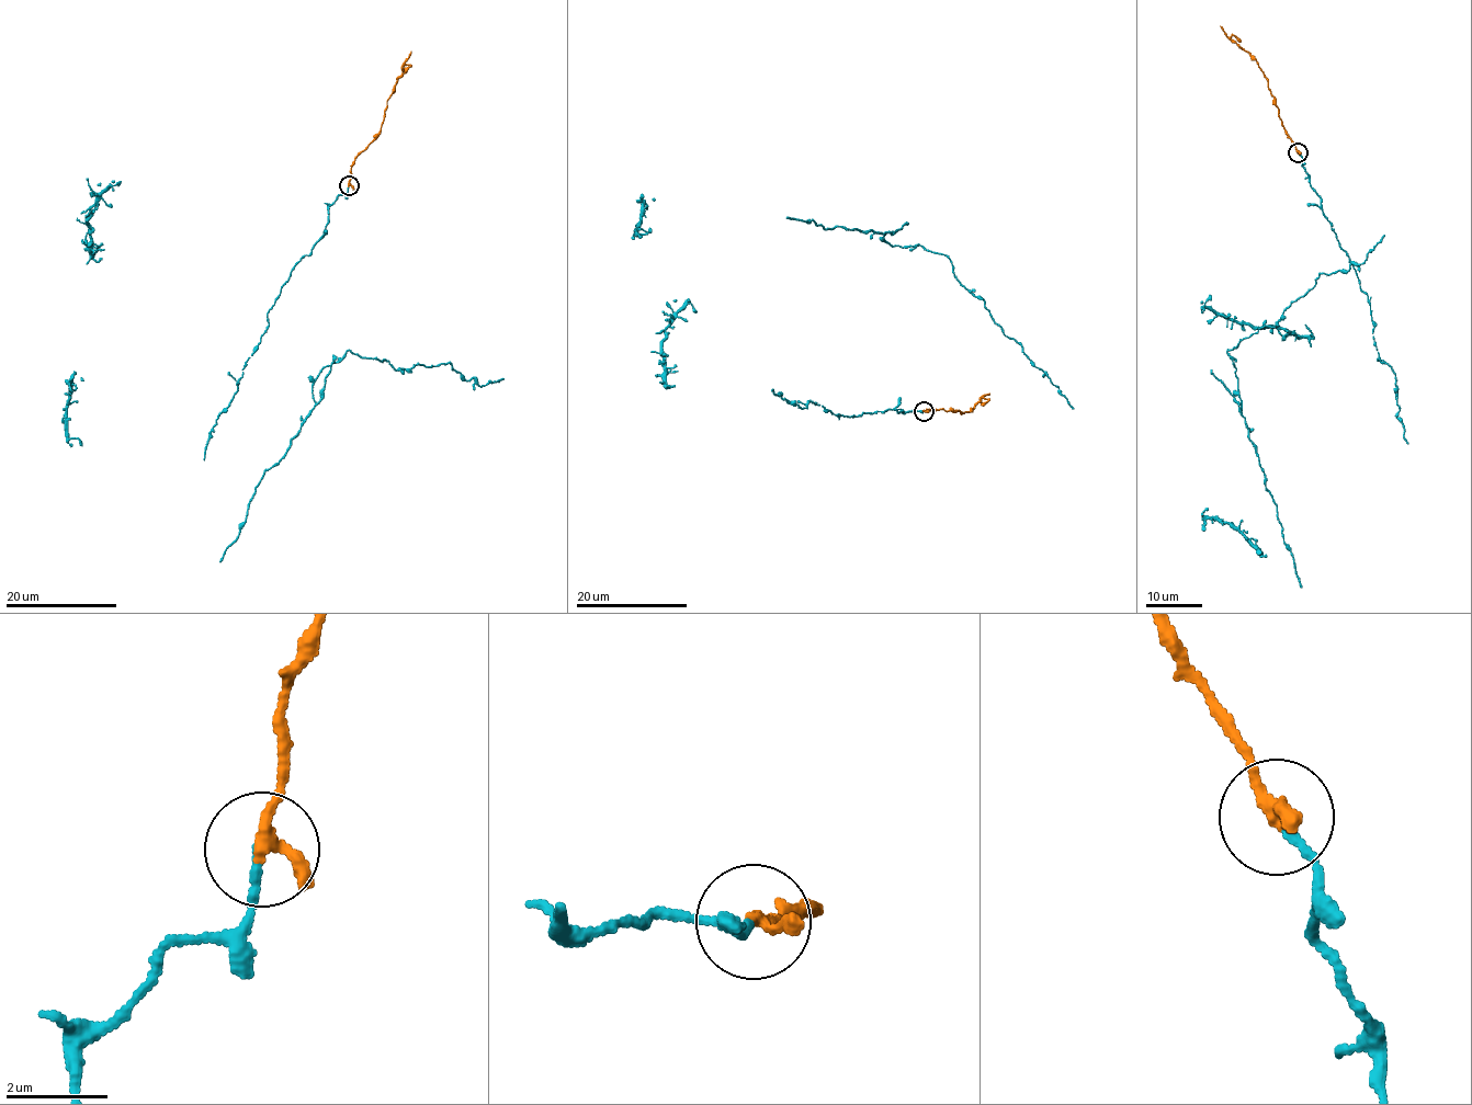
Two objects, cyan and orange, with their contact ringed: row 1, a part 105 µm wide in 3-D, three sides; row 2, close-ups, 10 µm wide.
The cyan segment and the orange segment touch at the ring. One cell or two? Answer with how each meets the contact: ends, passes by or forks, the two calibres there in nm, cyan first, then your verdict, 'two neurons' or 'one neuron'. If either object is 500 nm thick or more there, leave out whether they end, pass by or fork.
cyan ends | orange passes by | 160/220 nm | one neuron

